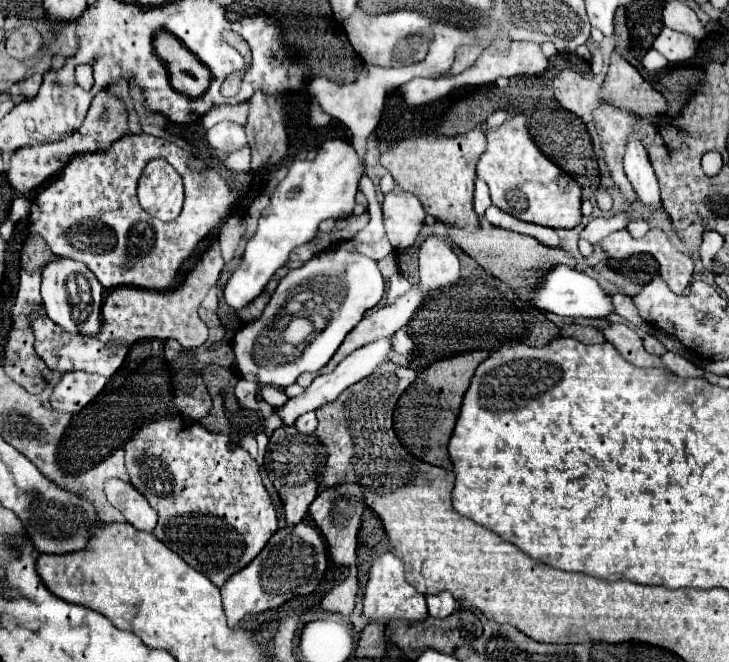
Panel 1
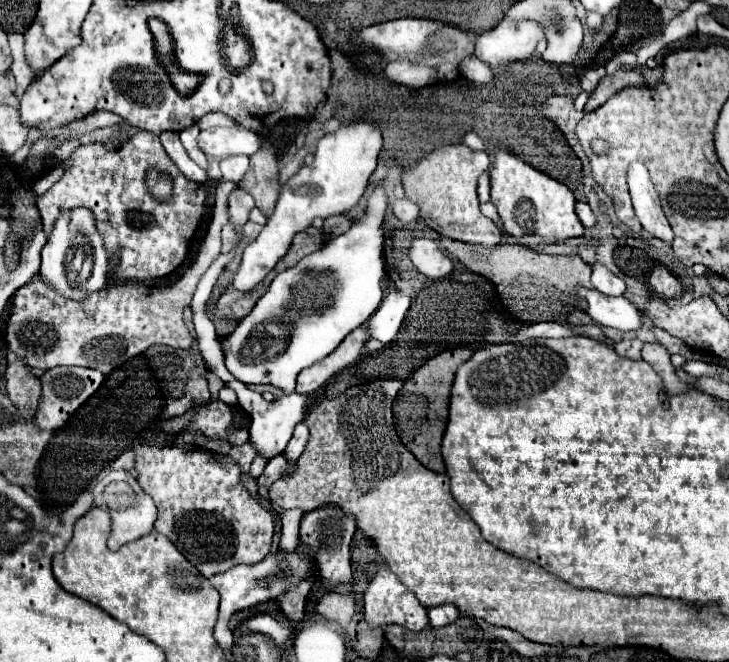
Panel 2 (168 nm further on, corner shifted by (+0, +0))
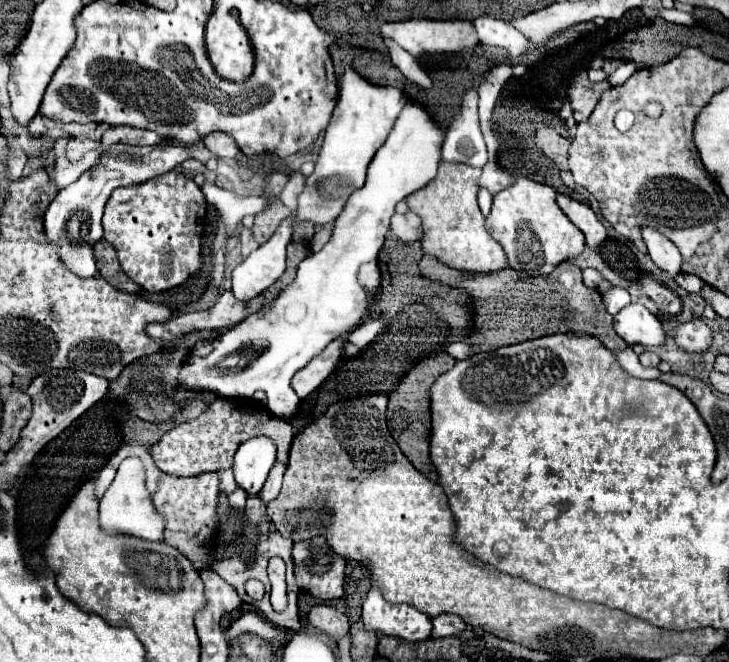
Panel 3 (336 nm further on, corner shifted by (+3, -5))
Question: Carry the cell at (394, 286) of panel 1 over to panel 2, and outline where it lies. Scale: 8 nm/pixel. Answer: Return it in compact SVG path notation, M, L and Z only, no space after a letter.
M397 288L387 290L379 308L373 312L373 316L365 324L369 330L369 336L383 344L391 344L405 320L409 306L411 306L411 300L407 294L399 292Z

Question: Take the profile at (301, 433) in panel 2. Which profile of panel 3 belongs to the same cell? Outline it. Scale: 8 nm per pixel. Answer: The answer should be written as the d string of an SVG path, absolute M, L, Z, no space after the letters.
M276 461L274 467L272 467L272 471L270 471L270 475L268 475L268 479L266 479L266 483L264 483L264 487L262 487L262 491L260 491L264 503L272 501L280 493L284 473L286 473L286 465L280 463L280 461Z

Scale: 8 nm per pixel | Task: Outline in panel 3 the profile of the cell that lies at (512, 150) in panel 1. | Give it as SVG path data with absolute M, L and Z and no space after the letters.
M520 175L512 187L494 195L490 215L486 217L486 229L504 247L508 265L528 275L548 275L566 259L580 255L586 247L584 233L564 215L556 203L556 189L536 183Z

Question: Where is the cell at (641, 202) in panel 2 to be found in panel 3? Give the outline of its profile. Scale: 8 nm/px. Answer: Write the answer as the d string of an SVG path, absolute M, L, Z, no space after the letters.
M648 225L642 227L642 239L648 247L648 255L652 257L652 261L670 277L676 277L680 273L680 263L682 263L682 255L678 247L660 231Z

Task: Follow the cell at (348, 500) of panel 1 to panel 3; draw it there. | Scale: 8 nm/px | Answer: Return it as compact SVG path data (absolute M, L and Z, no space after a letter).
M306 539L302 543L294 543L294 575L302 589L310 595L320 599L336 599L344 595L344 567L346 559L336 555L328 545L326 539Z

